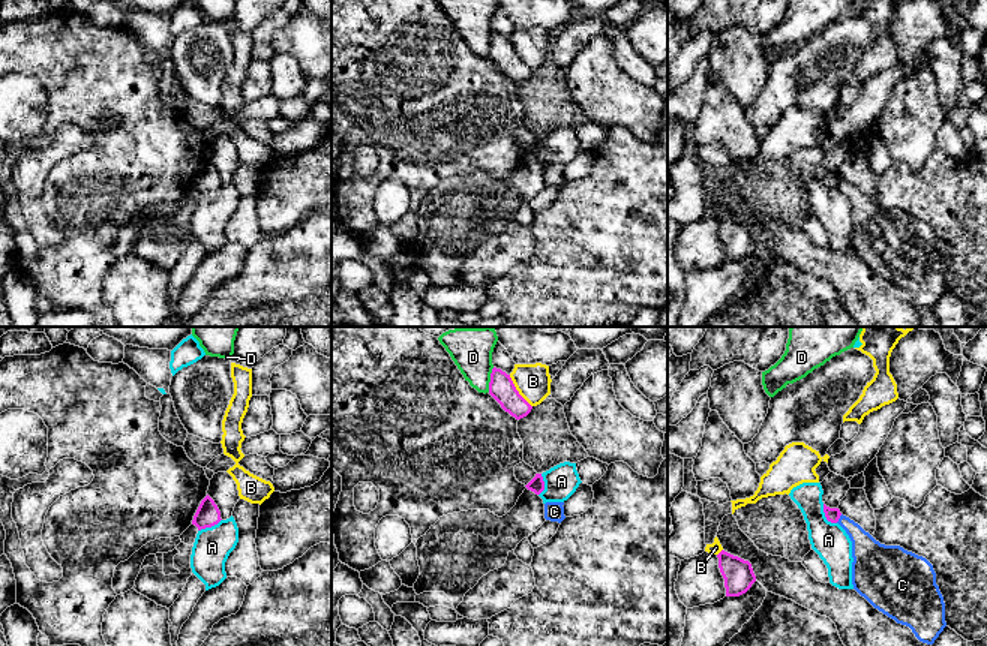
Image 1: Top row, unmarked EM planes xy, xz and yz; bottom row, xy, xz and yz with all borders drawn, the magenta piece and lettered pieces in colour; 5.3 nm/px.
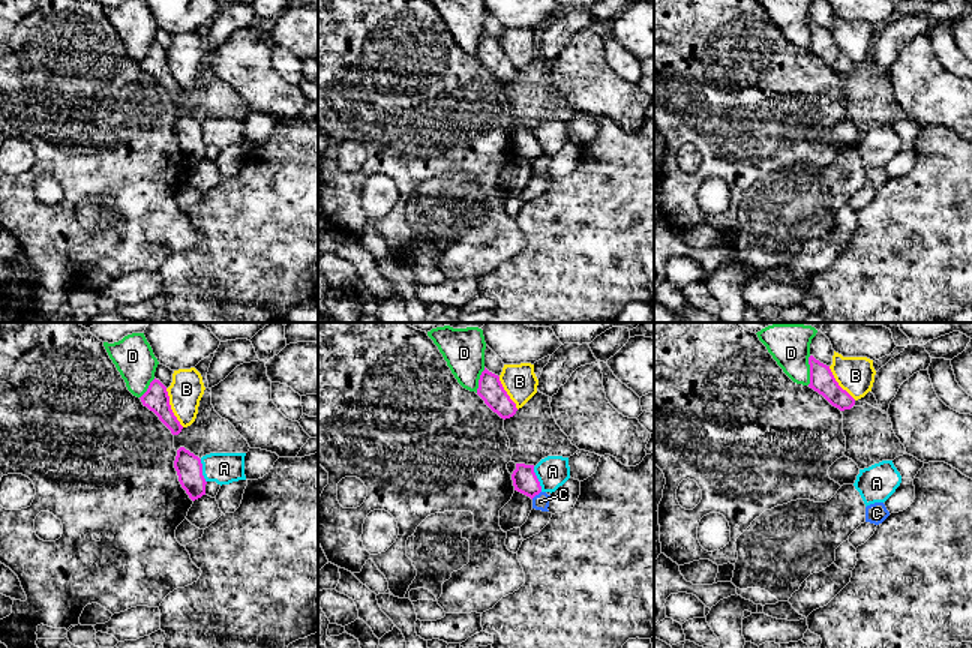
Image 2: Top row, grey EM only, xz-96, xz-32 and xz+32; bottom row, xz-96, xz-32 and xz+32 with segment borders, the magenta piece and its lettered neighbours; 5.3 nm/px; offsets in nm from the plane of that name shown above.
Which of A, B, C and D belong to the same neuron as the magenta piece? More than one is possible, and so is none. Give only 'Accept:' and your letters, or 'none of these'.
Accept: none of these

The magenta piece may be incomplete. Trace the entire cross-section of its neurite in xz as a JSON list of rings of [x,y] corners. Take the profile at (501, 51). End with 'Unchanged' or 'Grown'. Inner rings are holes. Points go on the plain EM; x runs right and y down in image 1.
[[[496,31],[490,37],[489,58],[516,84],[526,81],[532,73],[516,54],[510,39]]]. Unchanged

